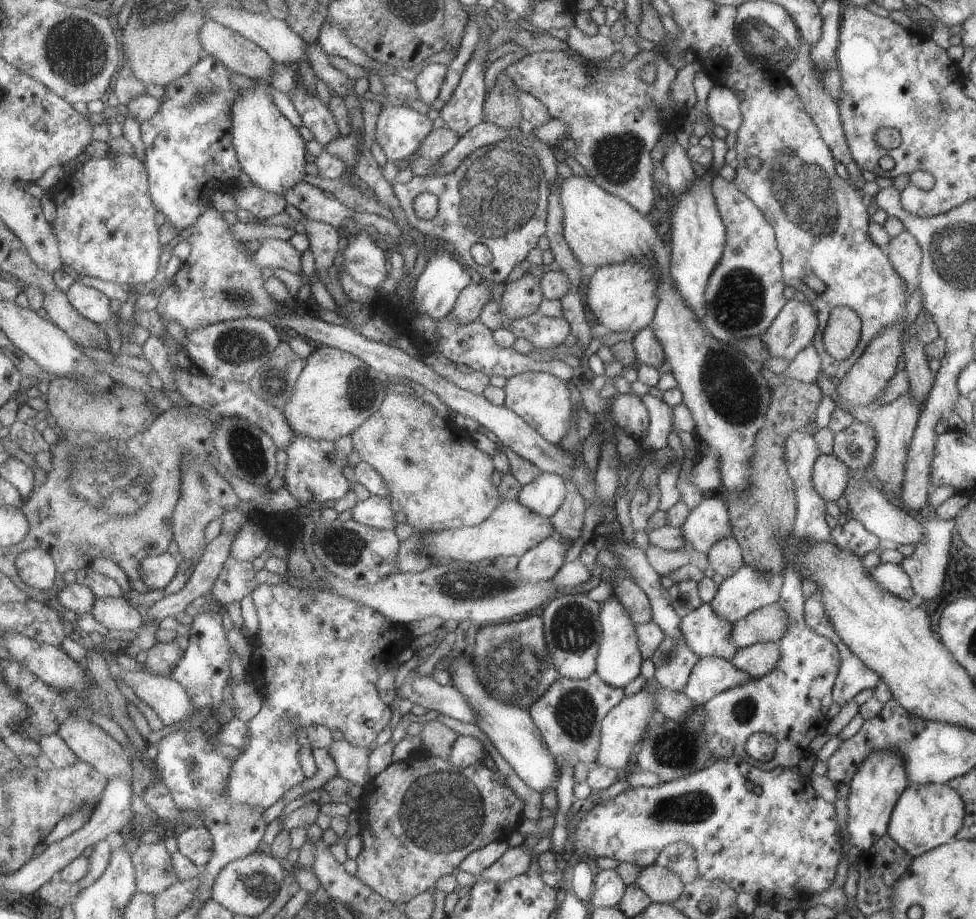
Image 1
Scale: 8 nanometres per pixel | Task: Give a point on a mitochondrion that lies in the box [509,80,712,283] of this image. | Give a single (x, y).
(615, 157)

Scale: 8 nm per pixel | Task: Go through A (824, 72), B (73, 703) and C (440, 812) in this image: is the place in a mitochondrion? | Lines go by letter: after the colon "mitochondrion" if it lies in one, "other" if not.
A: mitochondrion
B: mitochondrion
C: mitochondrion

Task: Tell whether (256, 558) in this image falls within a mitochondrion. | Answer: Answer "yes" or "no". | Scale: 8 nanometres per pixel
no

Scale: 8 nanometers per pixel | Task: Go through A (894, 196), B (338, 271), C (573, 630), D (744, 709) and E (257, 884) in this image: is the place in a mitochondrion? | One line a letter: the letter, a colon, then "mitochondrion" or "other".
A: other
B: other
C: mitochondrion
D: mitochondrion
E: mitochondrion

